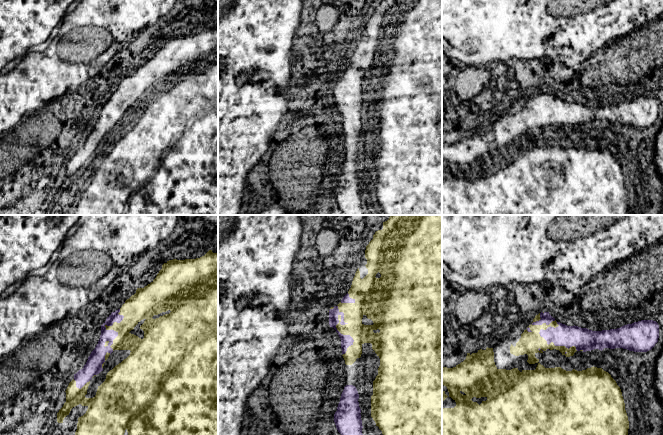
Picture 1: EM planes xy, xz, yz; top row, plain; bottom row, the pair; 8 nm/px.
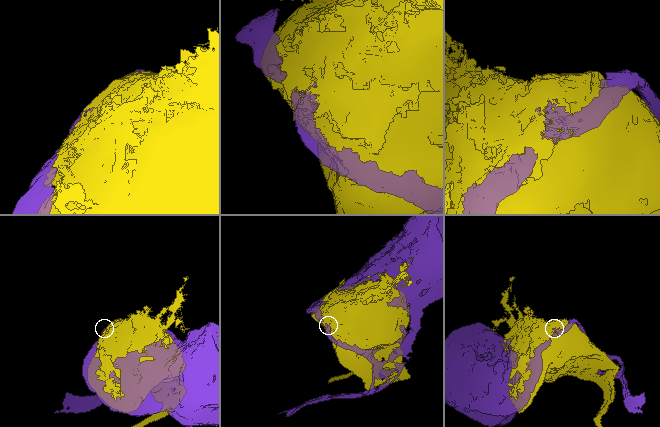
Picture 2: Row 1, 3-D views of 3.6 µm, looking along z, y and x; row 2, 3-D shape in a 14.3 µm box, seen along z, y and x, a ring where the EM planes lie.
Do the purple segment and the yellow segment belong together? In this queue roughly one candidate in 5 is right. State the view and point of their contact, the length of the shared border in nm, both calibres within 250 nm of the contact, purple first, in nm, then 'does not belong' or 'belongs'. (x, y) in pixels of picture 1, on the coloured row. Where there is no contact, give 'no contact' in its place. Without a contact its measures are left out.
yz (539, 333) | 440 nm | 170/170 nm | does not belong

